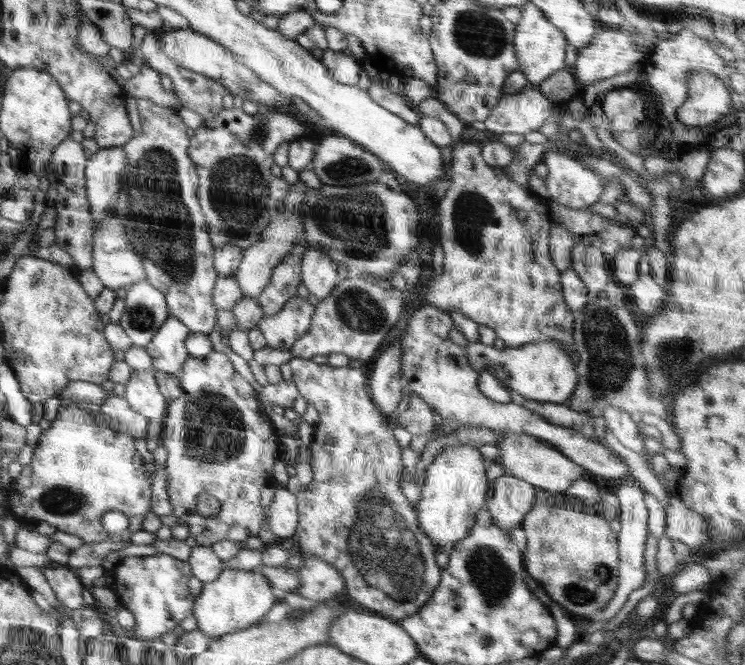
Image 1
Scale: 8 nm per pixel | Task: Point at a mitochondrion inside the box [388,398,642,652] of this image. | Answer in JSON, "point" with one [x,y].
{"point":[491,579]}

